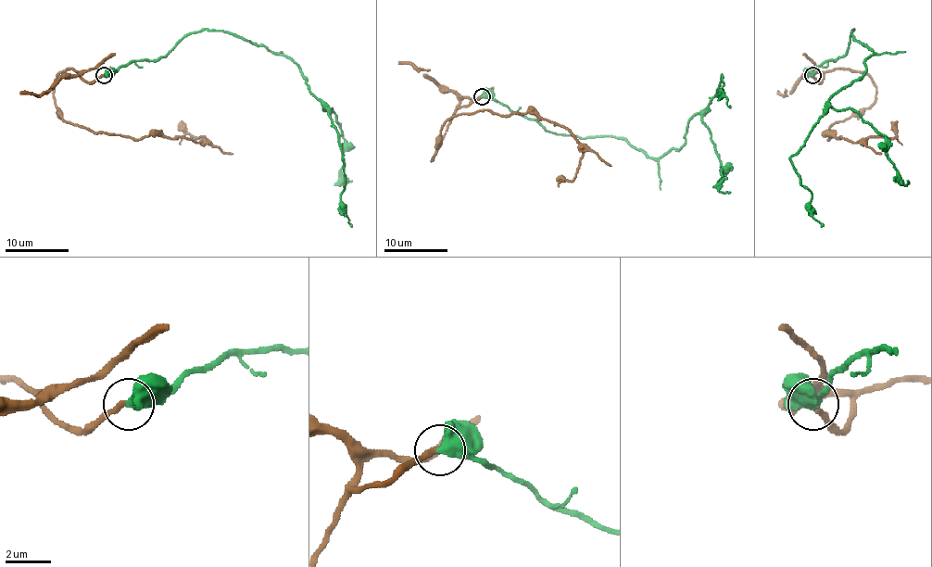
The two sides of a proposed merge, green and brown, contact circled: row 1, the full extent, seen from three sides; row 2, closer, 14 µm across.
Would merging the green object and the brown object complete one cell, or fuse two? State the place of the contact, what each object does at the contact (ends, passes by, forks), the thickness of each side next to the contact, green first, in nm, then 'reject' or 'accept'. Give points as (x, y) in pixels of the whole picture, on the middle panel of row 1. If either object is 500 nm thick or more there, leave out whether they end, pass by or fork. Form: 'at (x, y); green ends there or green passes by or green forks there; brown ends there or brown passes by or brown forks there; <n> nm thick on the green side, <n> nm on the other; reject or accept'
at (482, 96); 600 nm thick on the green side, 170 nm on the other; accept

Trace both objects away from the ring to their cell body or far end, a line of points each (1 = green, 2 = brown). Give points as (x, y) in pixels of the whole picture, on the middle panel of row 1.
1: (482, 96), (548, 131), (613, 136), (648, 157), (684, 144), (722, 75), (730, 107)
2: (482, 96), (456, 110), (433, 159), (453, 117), (535, 112), (562, 124), (582, 152), (573, 181), (558, 186)

